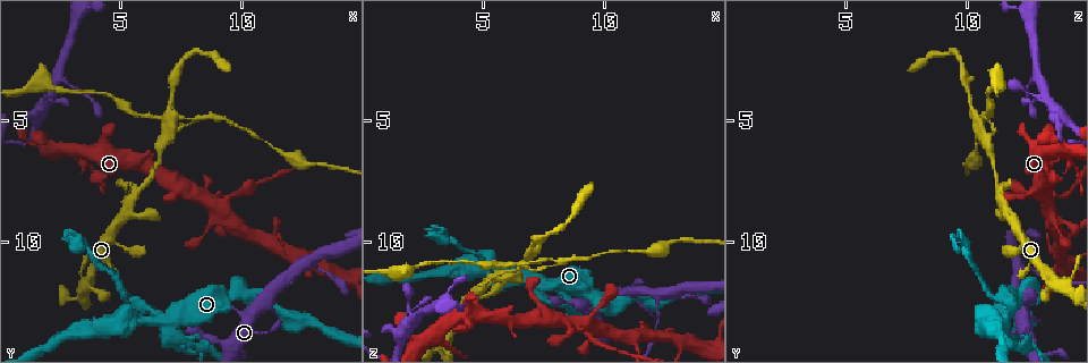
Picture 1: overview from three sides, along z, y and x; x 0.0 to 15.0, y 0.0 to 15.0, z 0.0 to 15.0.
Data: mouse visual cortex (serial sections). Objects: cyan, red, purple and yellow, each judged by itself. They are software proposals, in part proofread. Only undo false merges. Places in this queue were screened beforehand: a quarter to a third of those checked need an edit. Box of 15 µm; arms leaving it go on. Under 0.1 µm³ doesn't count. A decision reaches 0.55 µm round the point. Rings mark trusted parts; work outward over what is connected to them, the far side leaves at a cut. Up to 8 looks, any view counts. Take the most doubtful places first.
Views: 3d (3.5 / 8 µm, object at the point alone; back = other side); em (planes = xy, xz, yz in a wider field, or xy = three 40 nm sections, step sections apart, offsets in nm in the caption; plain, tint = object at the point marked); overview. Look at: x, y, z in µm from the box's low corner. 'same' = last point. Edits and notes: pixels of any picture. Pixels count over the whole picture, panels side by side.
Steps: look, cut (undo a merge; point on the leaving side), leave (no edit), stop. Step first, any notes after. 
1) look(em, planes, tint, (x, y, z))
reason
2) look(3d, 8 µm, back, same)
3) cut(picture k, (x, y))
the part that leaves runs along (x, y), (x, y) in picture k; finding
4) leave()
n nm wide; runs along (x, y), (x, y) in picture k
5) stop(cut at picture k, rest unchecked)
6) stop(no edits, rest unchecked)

look(3d, 3.5 µm, (12.2, 11.1, 12.5))
thin arm on a thick one

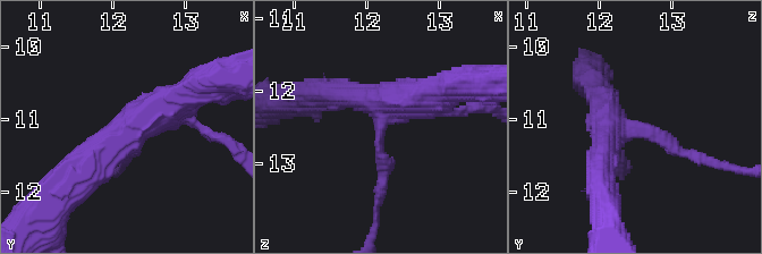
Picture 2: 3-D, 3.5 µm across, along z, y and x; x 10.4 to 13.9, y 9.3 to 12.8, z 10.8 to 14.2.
look(em, xy, step 2, tint, (12.15, 11.15, 12.50))
3 arms; arms of 150, 400, 450 nm; need the tissue

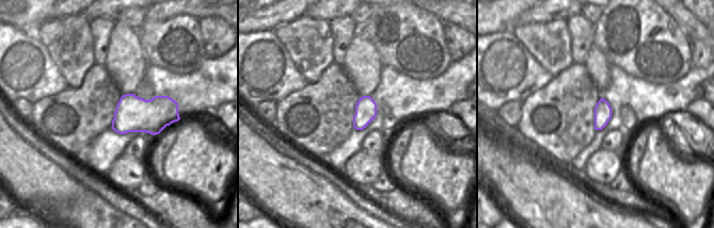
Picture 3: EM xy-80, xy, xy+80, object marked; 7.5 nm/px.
leave()
runs along (344, 94), (382, 100), (378, 191) in picture 2; one cell here

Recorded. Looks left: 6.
look(3d, 3.5 µm, (7.0, 13.3, 11.4))
sharp bend

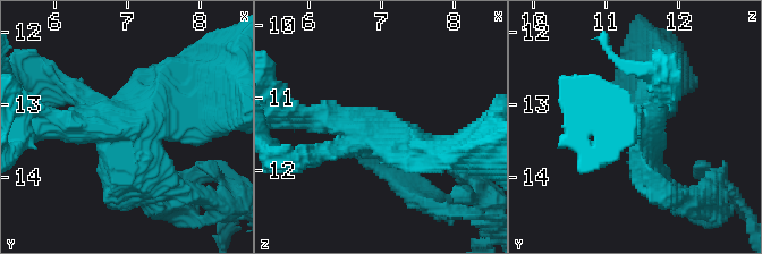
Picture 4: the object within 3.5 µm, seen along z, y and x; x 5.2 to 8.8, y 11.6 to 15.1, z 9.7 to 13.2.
look(em, xy, step 5, tint, (7.00, 13.35, 11.45))
shape alone is not enough

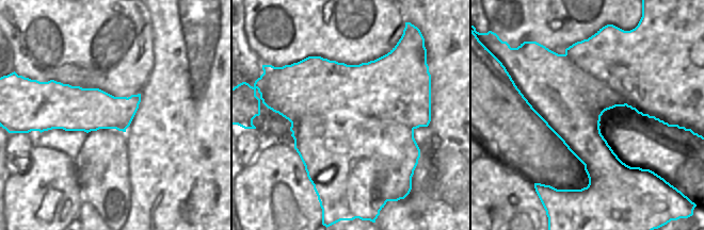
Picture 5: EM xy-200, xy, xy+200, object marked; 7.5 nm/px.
cut(picture 4, (643, 178))
border along (276, 112), (413, 129) in picture 5; two cells meet here

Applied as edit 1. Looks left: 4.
look(overview)
see it whole again

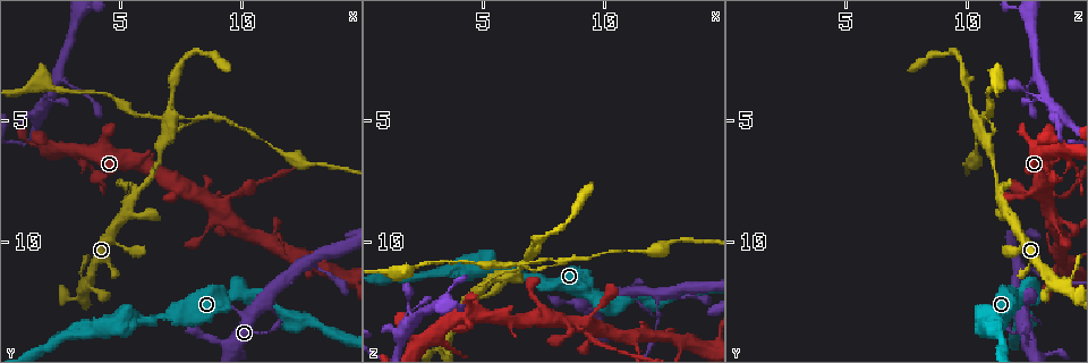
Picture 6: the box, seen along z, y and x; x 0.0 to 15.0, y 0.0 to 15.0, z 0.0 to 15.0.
look(3d, 3.5 µm, back, (9.3, 8.3, 13.2))
four or more arms meet

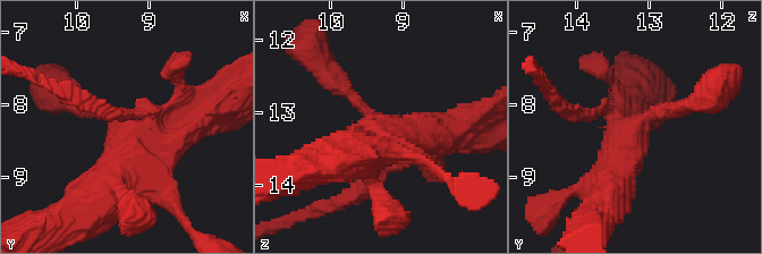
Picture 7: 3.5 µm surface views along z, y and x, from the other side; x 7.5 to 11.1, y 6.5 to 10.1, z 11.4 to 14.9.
look(em, xy, step 1, tint, (9.30, 8.40, 13.25))

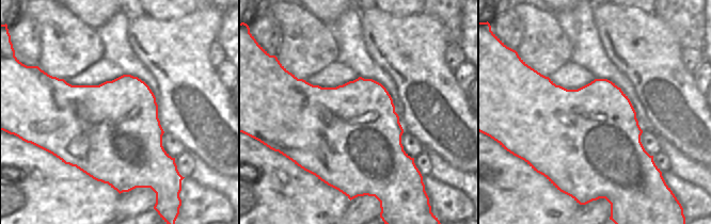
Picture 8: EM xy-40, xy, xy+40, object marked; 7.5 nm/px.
cut(picture 7, (361, 192))
the part that leaves runs along (595, 115), (560, 108), (543, 83) in picture 7; two cells meet here

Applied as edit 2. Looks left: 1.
stop(cut at picture 4, cut at picture 7, rest unchecked)

